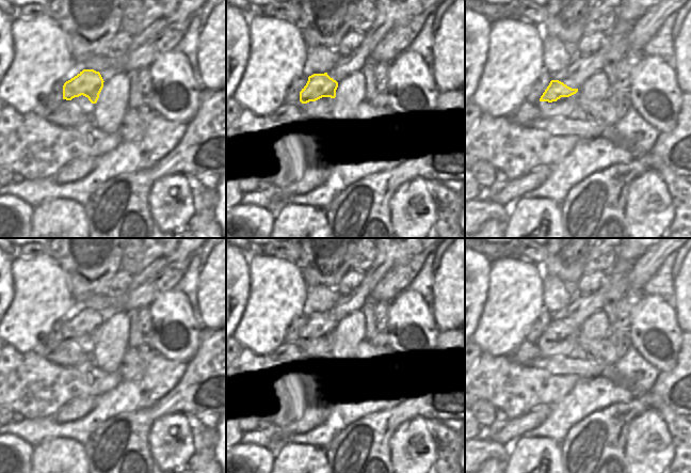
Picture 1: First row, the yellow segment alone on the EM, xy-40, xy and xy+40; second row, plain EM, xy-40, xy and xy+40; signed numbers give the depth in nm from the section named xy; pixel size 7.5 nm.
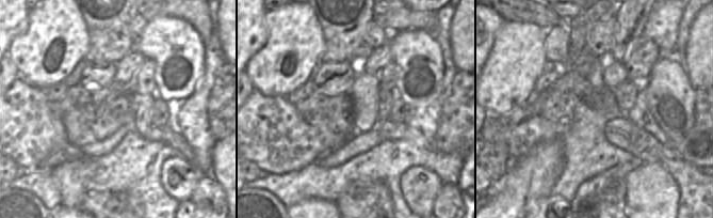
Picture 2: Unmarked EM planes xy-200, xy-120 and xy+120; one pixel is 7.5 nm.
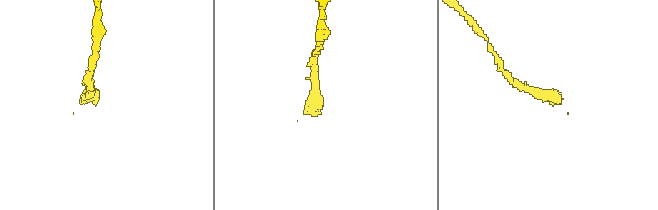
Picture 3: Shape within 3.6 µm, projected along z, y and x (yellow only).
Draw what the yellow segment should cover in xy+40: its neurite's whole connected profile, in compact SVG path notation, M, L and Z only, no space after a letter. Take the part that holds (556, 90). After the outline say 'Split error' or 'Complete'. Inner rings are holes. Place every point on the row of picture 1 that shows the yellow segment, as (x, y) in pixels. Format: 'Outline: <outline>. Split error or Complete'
Outline: M551 80L540 101L557 101L561 97L569 97L578 92L578 89L572 89L559 80Z. Complete

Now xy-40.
Outline: M83 69L63 85L63 99L71 100L81 95L96 104L103 88L103 79L99 72Z. Complete

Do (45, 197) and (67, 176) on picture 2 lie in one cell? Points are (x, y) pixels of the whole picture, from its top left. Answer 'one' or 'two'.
two

